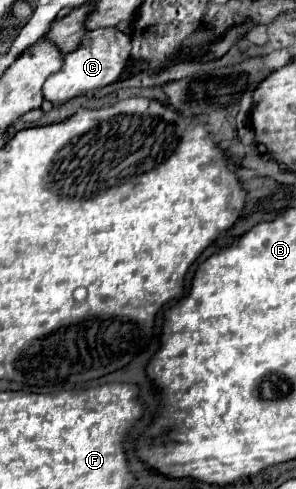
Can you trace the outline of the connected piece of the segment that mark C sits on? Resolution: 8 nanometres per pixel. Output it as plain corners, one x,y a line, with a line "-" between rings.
116,28
90,30
90,36
86,36
86,40
82,40
82,48
78,48
78,52
66,54
66,60
64,60
60,72
56,72
54,76
50,76
46,80
44,98
54,104
62,104
80,94
88,94
88,92
106,88
118,80
118,76
122,74
122,70
126,66
128,56
130,56
130,36
128,34
124,34

